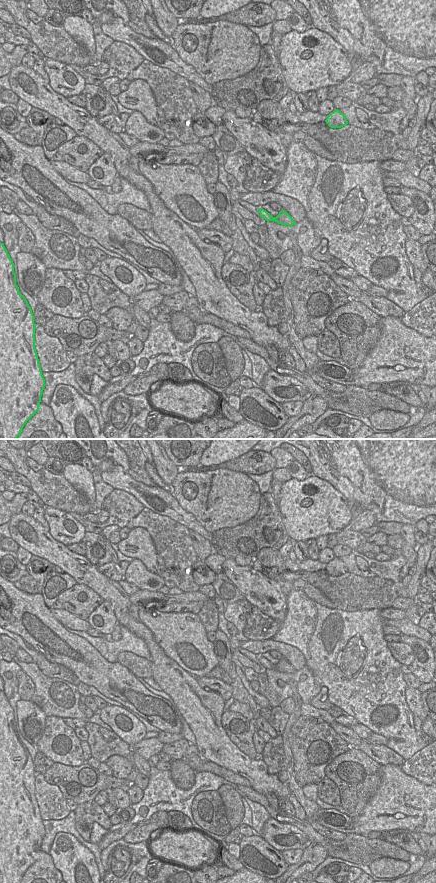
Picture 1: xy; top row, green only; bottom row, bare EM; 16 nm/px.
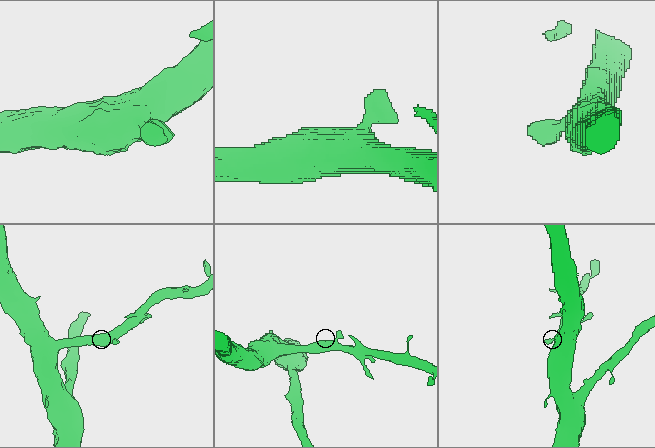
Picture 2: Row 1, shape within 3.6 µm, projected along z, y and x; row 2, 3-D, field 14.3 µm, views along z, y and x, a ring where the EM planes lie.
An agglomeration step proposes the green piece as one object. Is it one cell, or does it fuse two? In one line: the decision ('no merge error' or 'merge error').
no merge error

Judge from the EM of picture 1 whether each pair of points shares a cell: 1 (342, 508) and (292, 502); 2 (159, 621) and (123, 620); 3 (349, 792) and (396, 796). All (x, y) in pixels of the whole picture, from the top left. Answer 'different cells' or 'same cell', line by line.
1: same cell
2: different cells
3: different cells

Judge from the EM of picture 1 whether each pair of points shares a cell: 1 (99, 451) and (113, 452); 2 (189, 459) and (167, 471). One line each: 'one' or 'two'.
1: one
2: two

